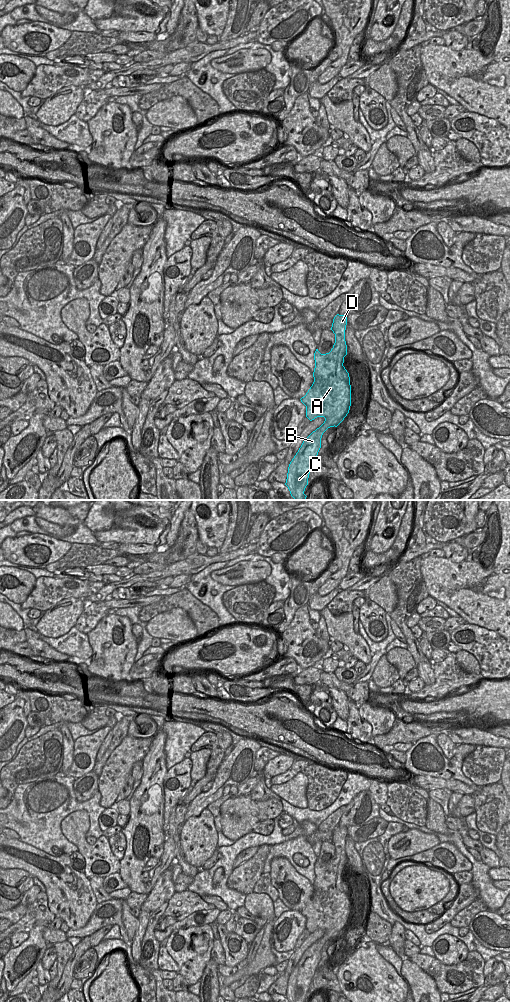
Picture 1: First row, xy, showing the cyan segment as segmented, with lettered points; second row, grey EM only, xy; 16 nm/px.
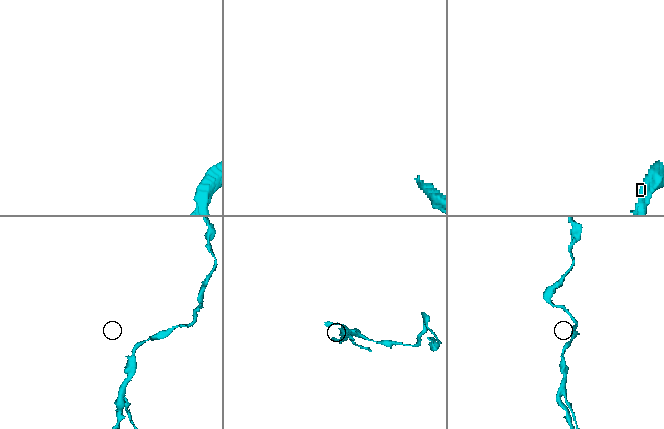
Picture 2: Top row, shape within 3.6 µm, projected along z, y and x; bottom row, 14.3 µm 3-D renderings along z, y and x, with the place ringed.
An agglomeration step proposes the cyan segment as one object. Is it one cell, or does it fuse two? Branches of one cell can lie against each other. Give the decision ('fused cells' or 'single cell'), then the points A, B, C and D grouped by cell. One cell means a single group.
single cell; A B C D

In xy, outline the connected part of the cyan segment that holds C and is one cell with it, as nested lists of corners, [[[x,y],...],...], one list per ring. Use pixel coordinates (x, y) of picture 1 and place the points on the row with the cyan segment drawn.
[[[337,314],[332,323],[331,330],[335,334],[335,343],[329,353],[321,354],[318,349],[314,353],[315,368],[313,372],[314,382],[306,395],[300,400],[306,406],[306,417],[312,421],[317,417],[324,417],[324,423],[313,431],[302,443],[298,452],[292,459],[288,467],[285,485],[288,487],[291,496],[295,500],[306,500],[304,494],[308,485],[308,478],[312,466],[321,448],[321,438],[323,433],[330,427],[337,427],[347,416],[351,406],[351,385],[349,373],[343,366],[344,357],[347,355],[347,345],[345,341],[345,330],[347,325],[347,315]]]

